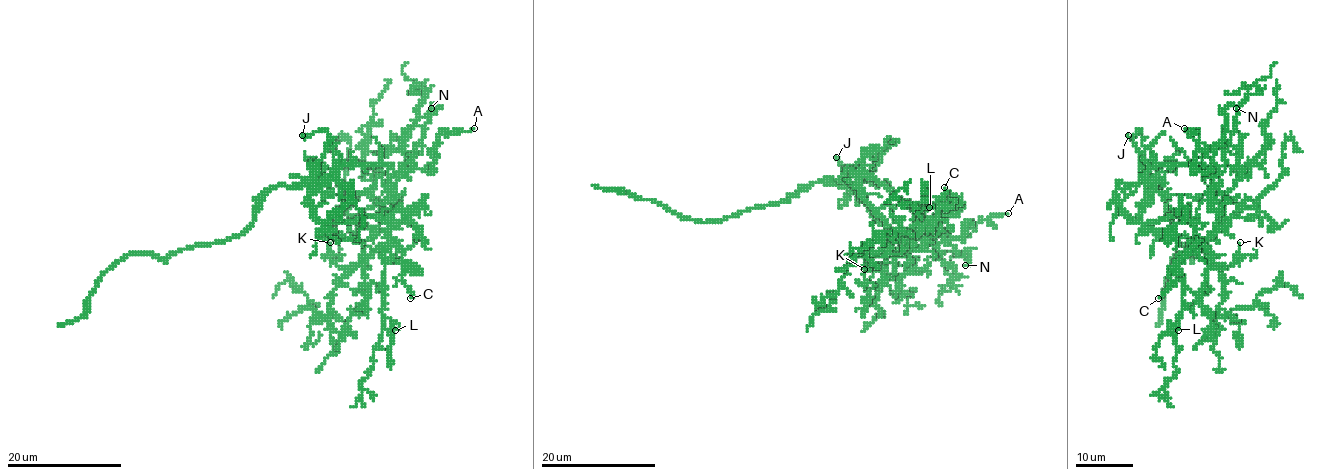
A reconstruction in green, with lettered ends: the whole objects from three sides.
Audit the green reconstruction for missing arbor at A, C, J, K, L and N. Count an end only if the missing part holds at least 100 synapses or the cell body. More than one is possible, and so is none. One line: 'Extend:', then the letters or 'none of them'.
Extend: J

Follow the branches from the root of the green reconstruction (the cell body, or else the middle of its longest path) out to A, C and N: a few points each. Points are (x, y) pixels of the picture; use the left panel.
A: (312, 182), (321, 184), (348, 165), (385, 164), (395, 171), (431, 172), (437, 136), (444, 129), (474, 128)
C: (312, 182), (311, 211), (318, 219), (348, 222), (378, 217), (387, 225), (401, 251), (403, 283), (410, 298)
N: (312, 182), (321, 184), (348, 165), (385, 164), (395, 171), (408, 169), (434, 105), (431, 108)

